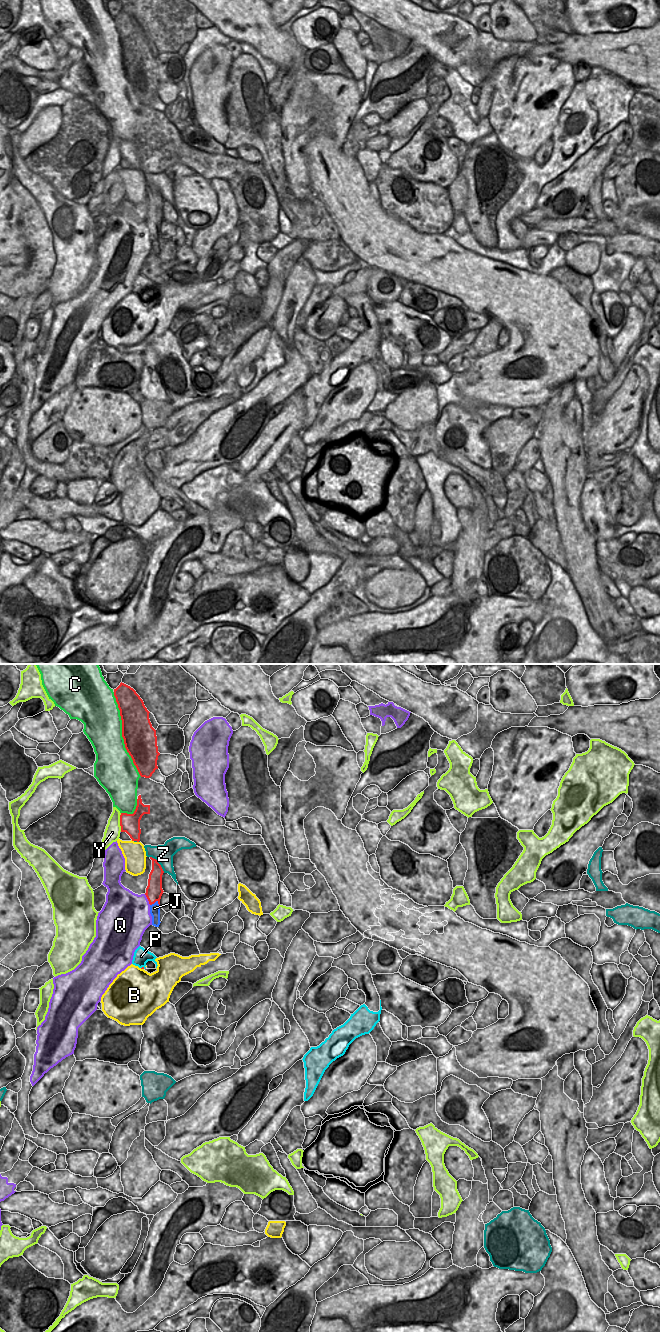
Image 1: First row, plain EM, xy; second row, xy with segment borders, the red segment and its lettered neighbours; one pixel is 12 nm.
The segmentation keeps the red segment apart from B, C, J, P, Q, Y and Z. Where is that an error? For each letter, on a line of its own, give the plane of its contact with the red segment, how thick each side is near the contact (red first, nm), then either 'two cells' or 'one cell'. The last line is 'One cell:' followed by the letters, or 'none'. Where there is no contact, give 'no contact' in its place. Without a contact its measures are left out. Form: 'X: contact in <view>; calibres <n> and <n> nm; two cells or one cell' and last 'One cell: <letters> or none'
B: contact in xy; calibres 20 and 480 nm; two cells
C: contact in xy; calibres 400 and 460 nm; two cells
J: contact in xy; calibres 200 and 120 nm; two cells
P: contact in xy; calibres 20 and 190 nm; two cells
Q: contact in xy; calibres 200 and 440 nm; two cells
Y: contact in xy; calibres 240 and 190 nm; two cells
Z: contact in xy; calibres 170 and 220 nm; two cells
One cell: none

